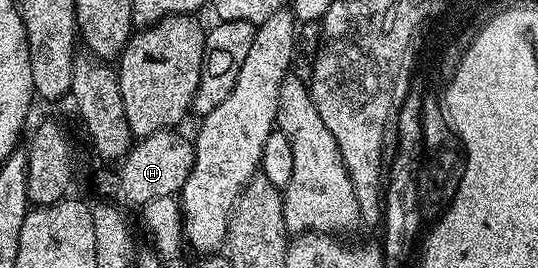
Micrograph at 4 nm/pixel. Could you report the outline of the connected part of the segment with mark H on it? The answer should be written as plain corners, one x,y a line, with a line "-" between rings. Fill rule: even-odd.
160,130
151,137
136,141
128,156
122,159
117,168
120,170
105,168
98,176
97,190
103,195
100,197
119,206
141,208
157,198
180,193
194,166
194,148
190,139
187,140
179,133
181,132
177,130

